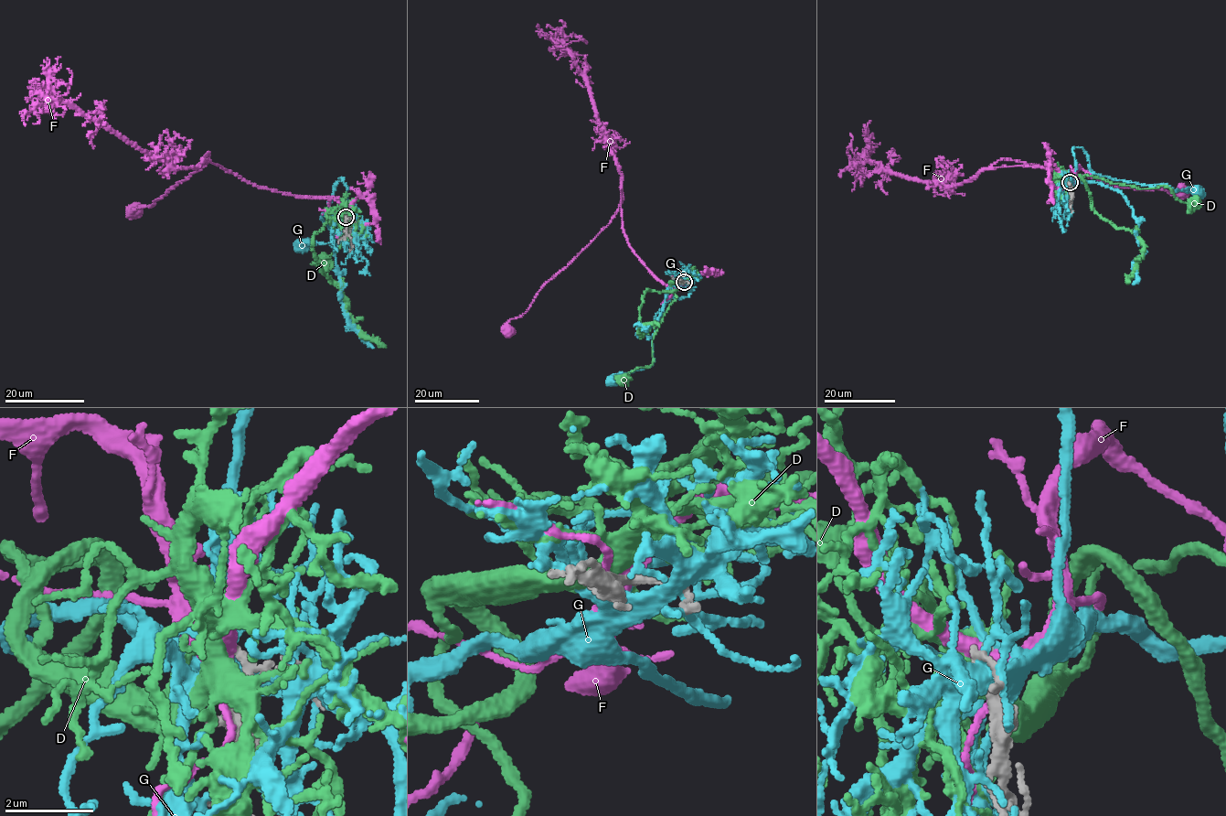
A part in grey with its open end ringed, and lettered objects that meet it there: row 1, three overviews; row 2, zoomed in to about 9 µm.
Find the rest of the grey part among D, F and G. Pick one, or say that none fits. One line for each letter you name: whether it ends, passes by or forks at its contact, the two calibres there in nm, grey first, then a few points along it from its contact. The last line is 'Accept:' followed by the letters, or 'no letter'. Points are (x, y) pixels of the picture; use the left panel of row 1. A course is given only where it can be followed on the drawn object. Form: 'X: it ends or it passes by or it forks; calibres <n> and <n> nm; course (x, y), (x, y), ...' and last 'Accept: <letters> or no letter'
D: it forks; calibres 160 and 360 nm; course (346, 217), (334, 222), (325, 209), (338, 211), (335, 215), (334, 235), (344, 240), (321, 259)
Accept: D

